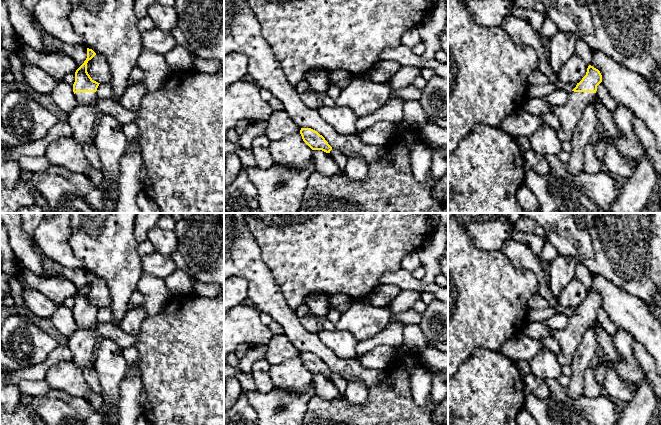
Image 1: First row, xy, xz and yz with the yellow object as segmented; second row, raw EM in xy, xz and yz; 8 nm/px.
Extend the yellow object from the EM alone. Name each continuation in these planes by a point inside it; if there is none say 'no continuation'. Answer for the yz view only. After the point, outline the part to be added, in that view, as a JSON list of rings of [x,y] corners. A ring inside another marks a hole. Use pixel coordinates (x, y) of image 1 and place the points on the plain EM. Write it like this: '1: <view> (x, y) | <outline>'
1: yz (569, 338) | [[[571,315],[568,325],[564,329],[554,332],[553,337],[561,348],[561,354],[557,357],[560,366],[571,365],[585,332],[595,320],[594,316]]]

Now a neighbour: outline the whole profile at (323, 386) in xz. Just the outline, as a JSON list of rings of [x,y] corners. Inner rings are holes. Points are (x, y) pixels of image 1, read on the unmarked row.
[[[312,374],[311,382],[314,384],[315,394],[325,400],[336,400],[342,396],[329,377],[322,374]]]

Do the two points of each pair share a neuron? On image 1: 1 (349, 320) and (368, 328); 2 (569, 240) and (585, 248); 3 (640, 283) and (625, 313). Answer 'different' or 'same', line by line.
1: same
2: same
3: different

